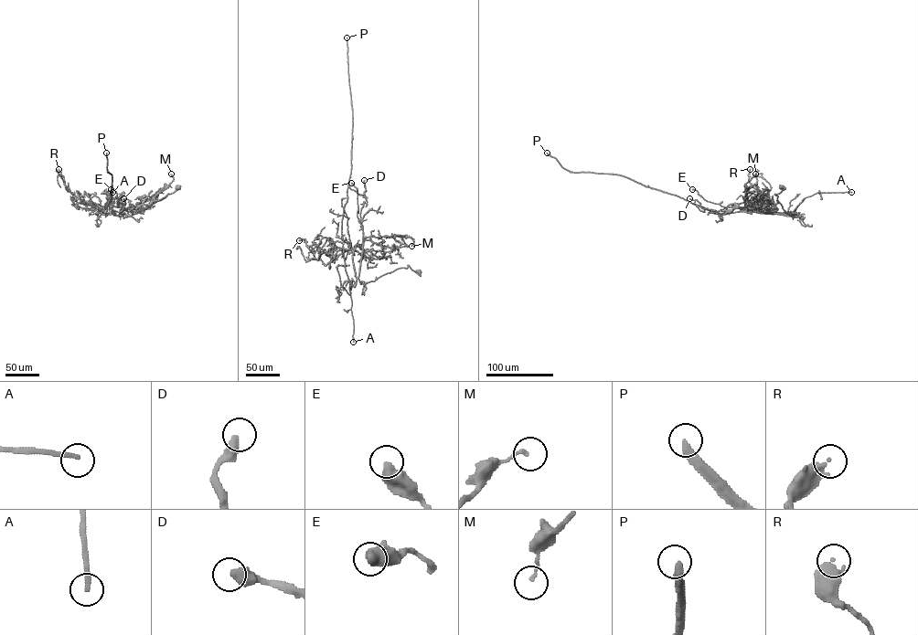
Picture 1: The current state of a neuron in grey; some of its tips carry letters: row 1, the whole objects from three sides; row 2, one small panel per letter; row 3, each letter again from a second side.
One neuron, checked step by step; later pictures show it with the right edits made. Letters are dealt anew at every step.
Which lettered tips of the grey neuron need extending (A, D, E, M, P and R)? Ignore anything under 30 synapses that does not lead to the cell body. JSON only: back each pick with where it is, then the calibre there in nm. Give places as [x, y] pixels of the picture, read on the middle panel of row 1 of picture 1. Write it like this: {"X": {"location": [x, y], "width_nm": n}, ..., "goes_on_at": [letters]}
{"A": {"location": [353, 342], "width_nm": 200}, "P": {"location": [346, 37], "width_nm": 360}, "goes_on_at": ["A", "P"]}

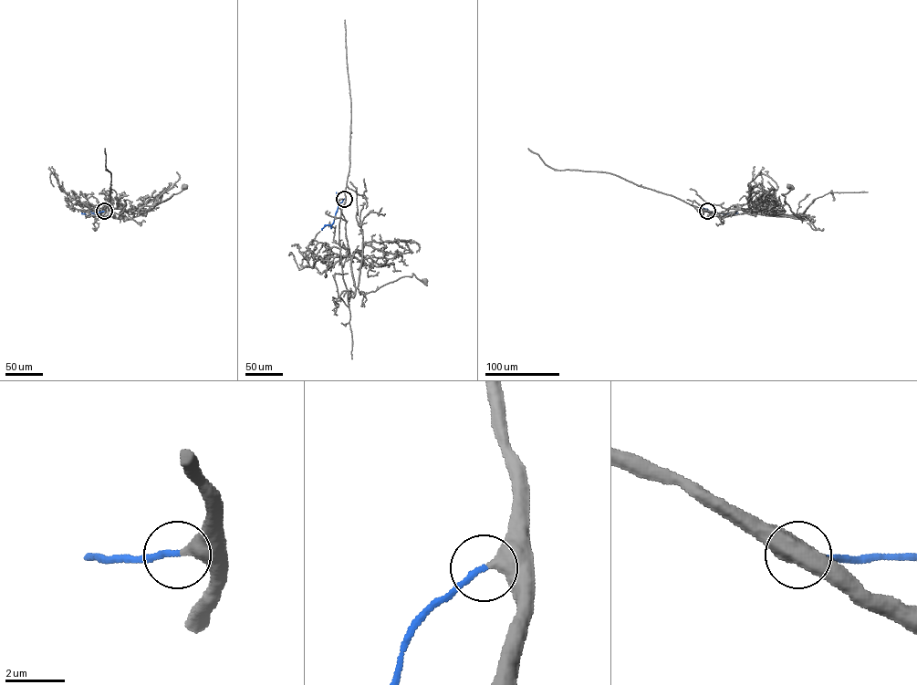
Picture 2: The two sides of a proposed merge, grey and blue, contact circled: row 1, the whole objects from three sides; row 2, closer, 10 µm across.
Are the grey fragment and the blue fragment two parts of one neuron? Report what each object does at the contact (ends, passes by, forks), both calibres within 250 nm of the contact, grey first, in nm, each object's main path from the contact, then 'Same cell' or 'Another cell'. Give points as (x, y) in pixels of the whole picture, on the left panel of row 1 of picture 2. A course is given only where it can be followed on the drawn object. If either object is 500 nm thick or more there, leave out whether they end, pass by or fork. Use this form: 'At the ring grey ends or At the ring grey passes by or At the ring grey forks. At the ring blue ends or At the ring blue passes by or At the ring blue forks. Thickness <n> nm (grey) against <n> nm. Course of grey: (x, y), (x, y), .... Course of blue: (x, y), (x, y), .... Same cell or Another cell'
At the ring grey ends. At the ring blue ends. Thickness 480 nm (grey) against 200 nm. Course of grey: (104, 211), (102, 216), (99, 214), (112, 214), (127, 220), (151, 210), (179, 192), (185, 185). Course of blue: (104, 211), (86, 215), (81, 212). Same cell

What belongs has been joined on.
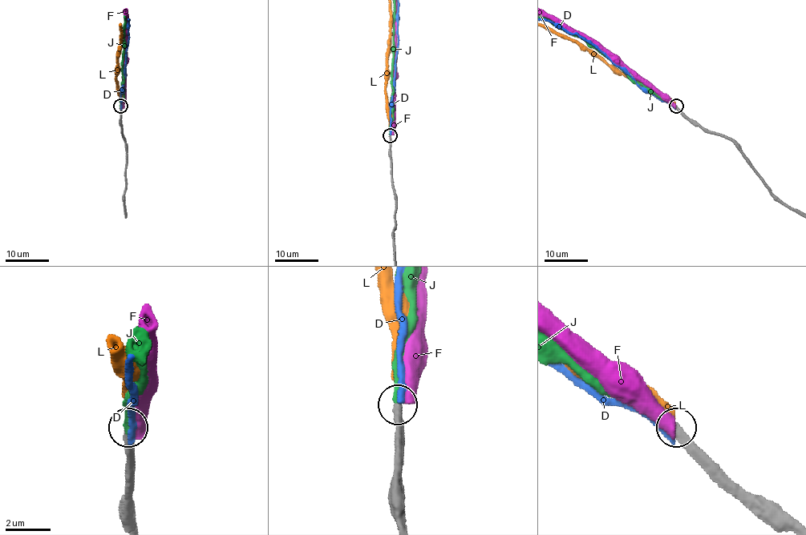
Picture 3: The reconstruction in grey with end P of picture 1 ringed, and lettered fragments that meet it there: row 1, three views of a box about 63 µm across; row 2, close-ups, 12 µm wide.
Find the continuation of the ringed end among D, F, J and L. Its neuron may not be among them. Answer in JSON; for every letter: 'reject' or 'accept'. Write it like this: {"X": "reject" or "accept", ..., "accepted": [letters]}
{"D": "reject", "F": "reject", "J": "accept", "L": "reject", "accepted": ["J"]}

